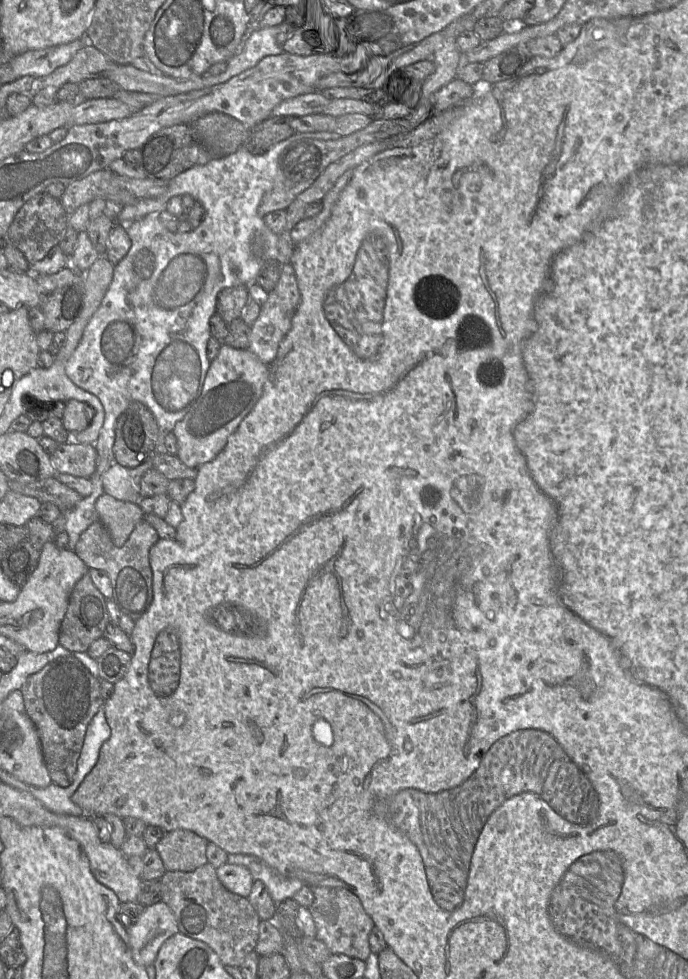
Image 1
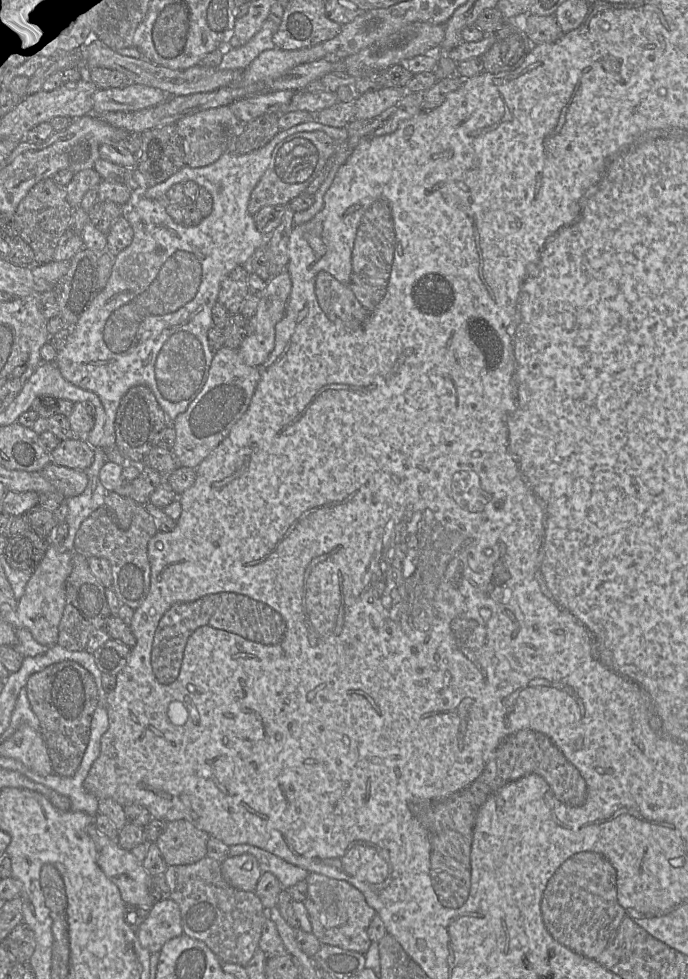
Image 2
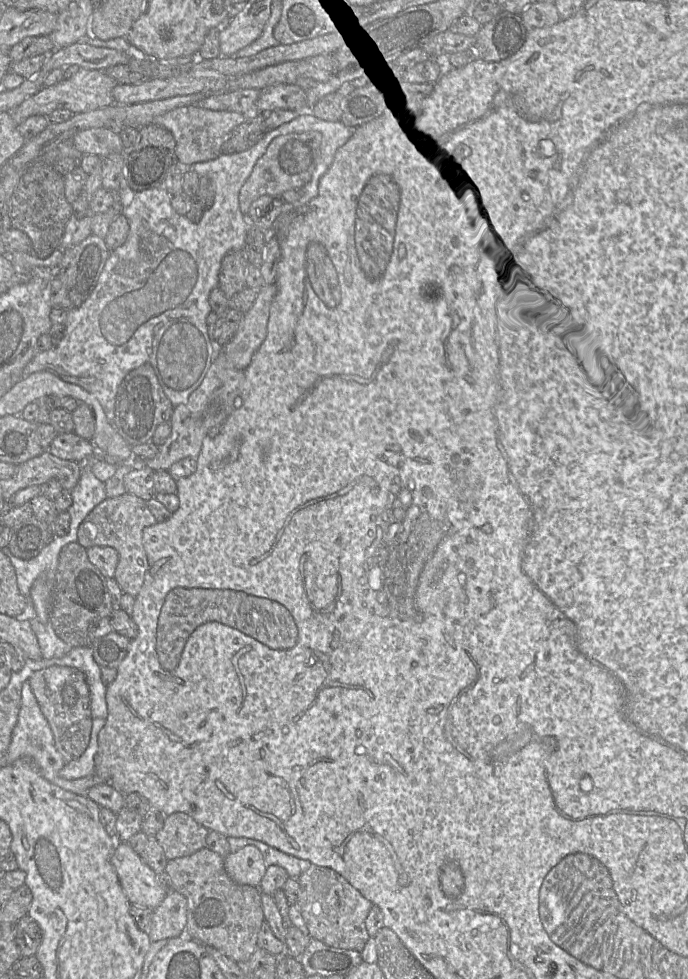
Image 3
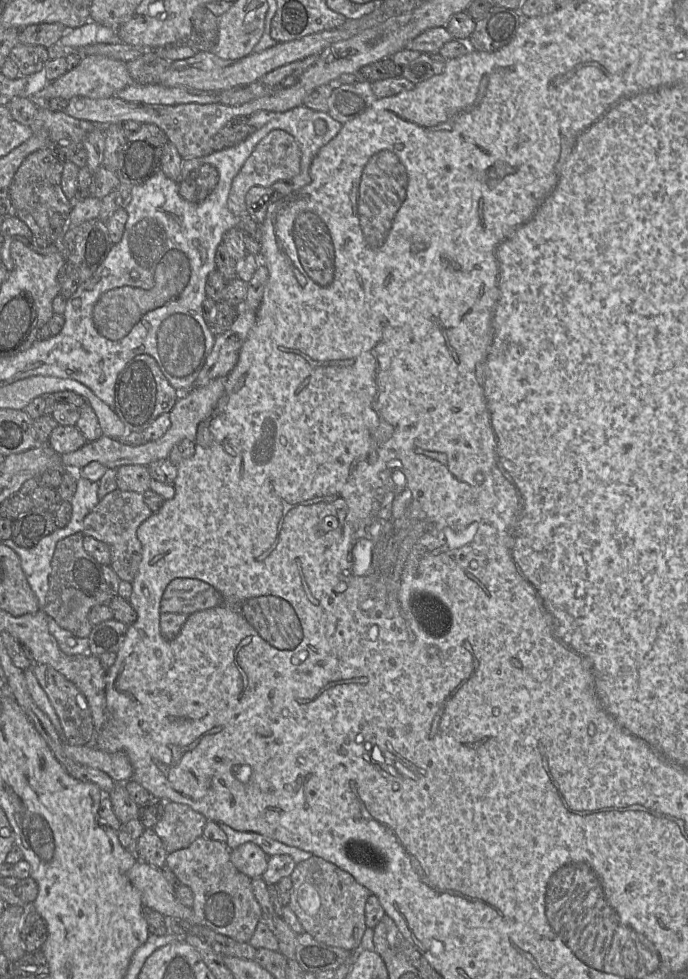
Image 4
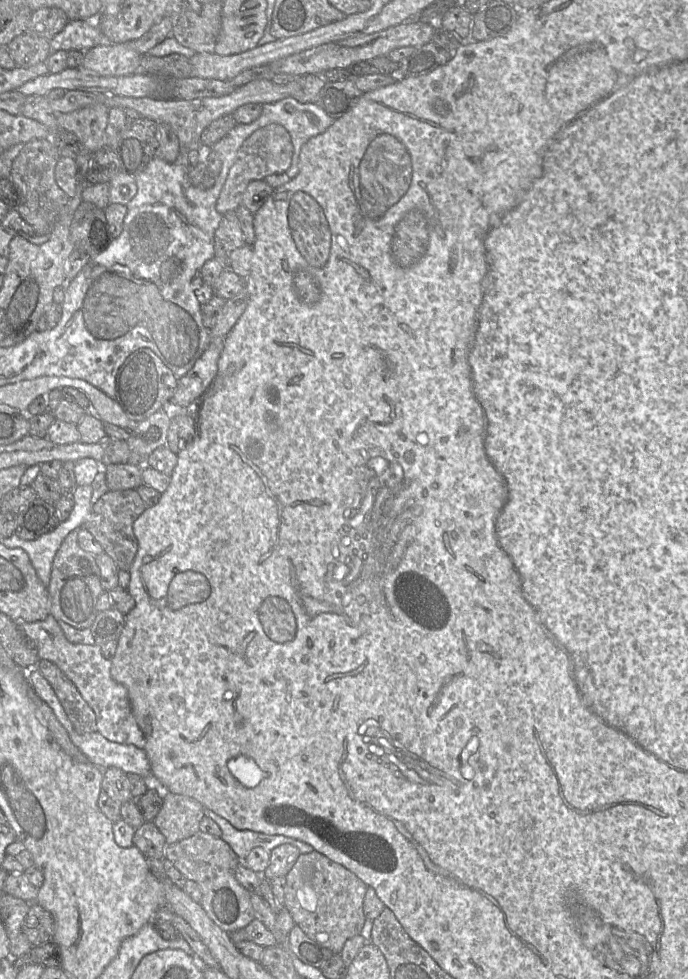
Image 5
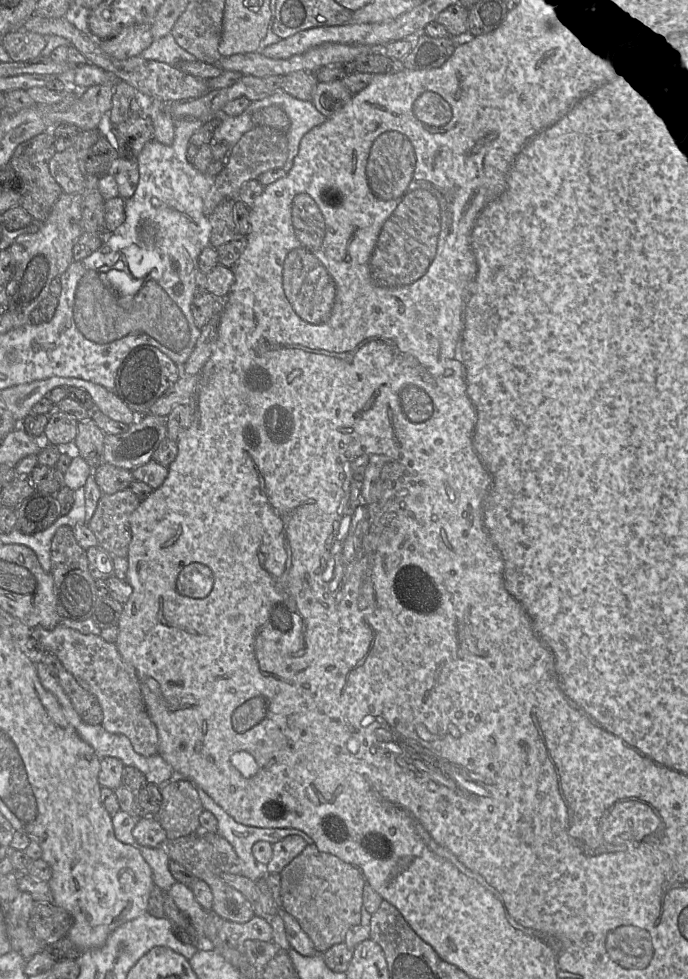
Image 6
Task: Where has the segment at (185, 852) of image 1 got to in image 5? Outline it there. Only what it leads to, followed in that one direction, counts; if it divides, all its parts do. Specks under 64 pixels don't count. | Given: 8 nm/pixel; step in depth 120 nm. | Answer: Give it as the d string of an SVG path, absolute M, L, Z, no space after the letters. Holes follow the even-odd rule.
M163 792L163 805L153 822L170 845L200 831L199 824L204 816L204 807L197 800Z

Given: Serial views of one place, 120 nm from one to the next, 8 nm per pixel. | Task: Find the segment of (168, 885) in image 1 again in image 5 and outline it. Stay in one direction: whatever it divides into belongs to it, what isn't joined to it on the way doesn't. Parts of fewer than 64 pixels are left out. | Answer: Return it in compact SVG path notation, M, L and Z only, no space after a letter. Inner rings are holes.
M198 831L189 838L166 845L165 858L186 877L196 882L202 893L200 905L208 917L223 931L232 933L255 919L249 893L236 879L240 859L221 838Z

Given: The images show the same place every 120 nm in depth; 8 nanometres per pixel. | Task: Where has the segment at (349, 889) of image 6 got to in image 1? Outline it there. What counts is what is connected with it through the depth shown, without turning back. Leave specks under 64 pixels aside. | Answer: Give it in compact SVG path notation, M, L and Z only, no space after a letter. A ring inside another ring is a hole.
M326 886L311 888L314 900L308 909L316 926L315 937L322 941L332 954L344 954L366 961L371 953L369 934L375 925L365 912L360 899L346 888Z

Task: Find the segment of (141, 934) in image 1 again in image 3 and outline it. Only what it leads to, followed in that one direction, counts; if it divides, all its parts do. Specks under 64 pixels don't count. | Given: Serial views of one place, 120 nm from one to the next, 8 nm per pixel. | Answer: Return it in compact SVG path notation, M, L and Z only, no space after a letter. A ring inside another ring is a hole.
M169 892L161 904L154 909L148 936L151 942L186 935L187 900L176 892Z

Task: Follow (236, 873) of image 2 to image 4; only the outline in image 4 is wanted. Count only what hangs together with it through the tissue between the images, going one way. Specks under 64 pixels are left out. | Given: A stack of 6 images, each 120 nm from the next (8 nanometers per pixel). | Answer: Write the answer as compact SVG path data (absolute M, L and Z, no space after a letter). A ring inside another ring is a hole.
M247 842L230 853L235 868L250 879L261 878L267 869L269 857L254 843Z

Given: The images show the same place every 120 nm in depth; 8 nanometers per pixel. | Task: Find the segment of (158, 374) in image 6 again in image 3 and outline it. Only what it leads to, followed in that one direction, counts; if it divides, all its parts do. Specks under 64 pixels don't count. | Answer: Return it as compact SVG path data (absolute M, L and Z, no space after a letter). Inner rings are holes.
M143 364L123 378L118 386L115 398L114 427L123 439L135 446L152 441L156 428L170 422L174 406L164 394L153 367Z

